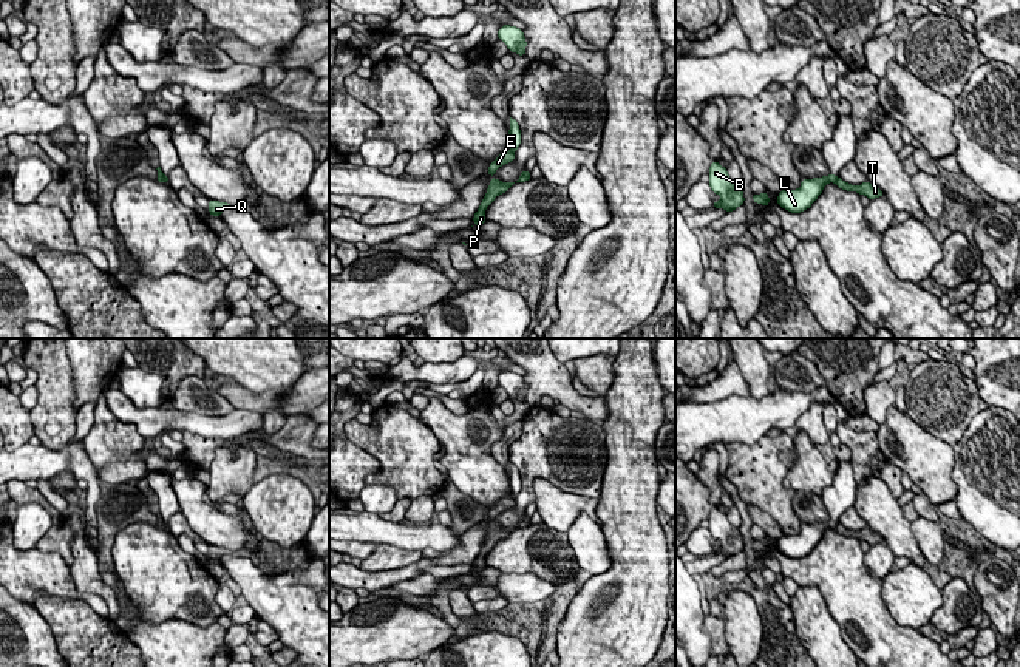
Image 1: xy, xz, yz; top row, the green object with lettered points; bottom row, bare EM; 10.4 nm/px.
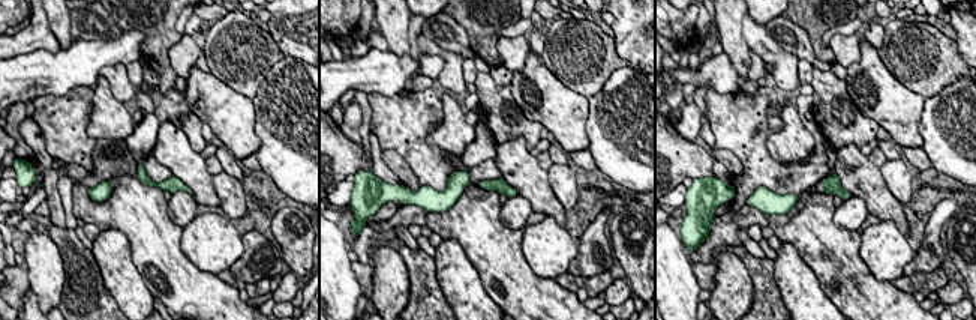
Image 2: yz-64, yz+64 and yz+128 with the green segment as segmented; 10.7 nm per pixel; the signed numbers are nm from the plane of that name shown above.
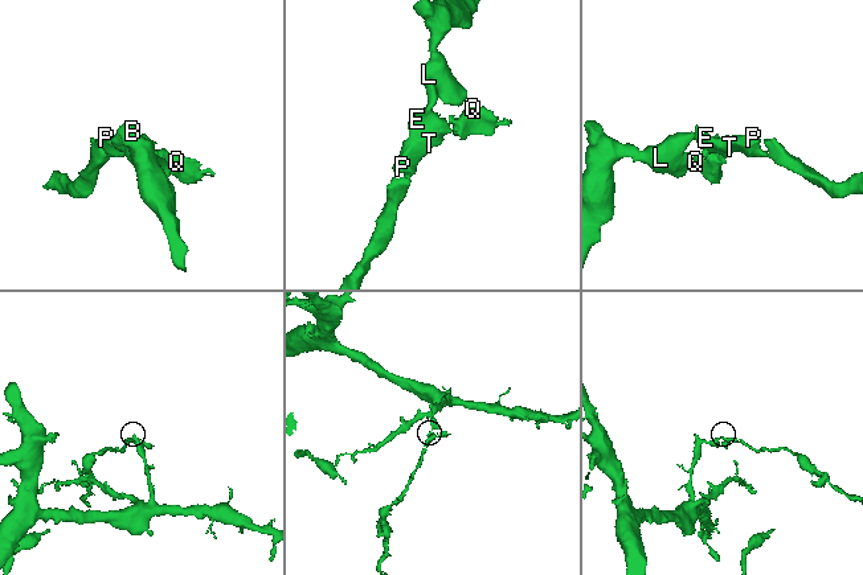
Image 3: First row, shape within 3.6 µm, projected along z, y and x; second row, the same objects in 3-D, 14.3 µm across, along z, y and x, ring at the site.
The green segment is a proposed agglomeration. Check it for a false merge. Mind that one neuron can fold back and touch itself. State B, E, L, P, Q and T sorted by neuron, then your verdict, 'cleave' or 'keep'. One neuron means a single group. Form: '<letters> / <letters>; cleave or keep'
B L / E P Q T; cleave

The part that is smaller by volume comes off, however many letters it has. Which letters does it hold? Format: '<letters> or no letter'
E, P, Q, T

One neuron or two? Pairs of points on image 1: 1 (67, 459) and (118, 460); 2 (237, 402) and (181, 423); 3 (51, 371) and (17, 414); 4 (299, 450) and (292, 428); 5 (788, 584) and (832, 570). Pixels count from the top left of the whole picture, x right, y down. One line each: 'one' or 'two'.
1: two
2: two
3: two
4: one
5: two

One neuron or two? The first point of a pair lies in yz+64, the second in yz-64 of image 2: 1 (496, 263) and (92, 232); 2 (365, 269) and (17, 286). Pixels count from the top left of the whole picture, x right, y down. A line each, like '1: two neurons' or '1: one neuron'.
1: two neurons
2: one neuron

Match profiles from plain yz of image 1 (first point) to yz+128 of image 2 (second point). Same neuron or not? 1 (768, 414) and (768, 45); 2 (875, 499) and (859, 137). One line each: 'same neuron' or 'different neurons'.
1: different neurons
2: different neurons

